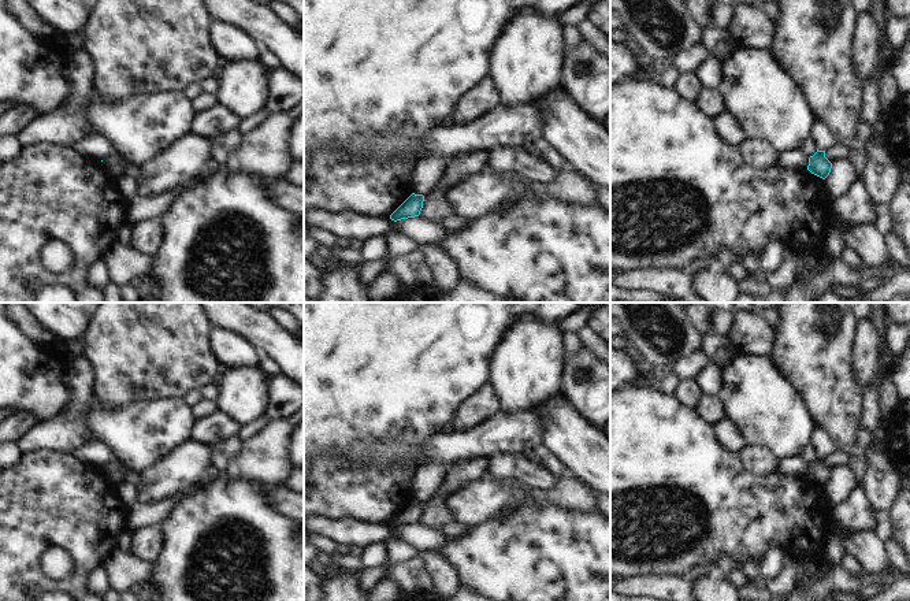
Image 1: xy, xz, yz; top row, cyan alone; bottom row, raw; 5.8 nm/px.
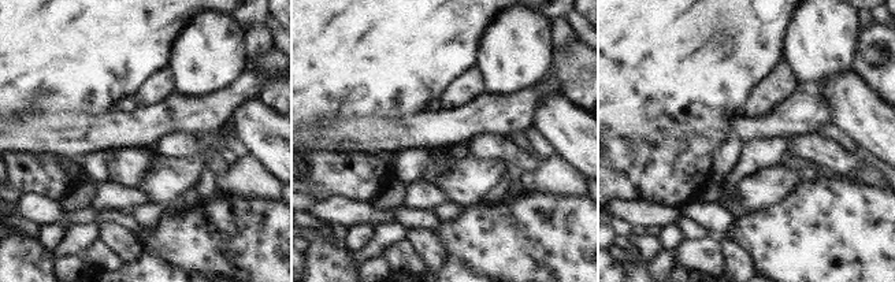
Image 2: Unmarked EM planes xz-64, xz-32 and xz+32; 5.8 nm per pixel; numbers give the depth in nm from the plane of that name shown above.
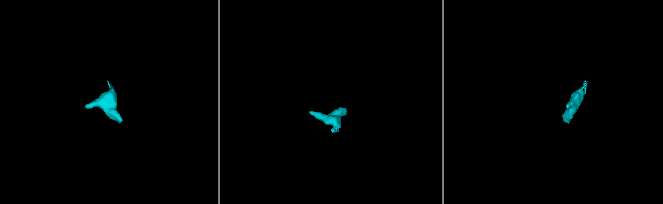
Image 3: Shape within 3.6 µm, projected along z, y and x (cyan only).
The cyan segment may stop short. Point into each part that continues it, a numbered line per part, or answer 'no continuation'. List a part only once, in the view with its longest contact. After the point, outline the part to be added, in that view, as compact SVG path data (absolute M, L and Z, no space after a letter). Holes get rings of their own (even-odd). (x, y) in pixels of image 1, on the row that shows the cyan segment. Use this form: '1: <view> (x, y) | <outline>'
no continuation

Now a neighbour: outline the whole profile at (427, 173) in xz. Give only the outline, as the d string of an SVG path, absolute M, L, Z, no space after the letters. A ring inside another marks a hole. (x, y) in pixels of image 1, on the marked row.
M427 157L417 162L412 175L412 193L423 196L430 193L443 177L446 166L447 160L442 157Z

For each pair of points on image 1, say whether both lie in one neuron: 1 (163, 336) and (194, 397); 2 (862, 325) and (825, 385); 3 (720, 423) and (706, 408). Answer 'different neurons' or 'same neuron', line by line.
1: different neurons
2: different neurons
3: same neuron

